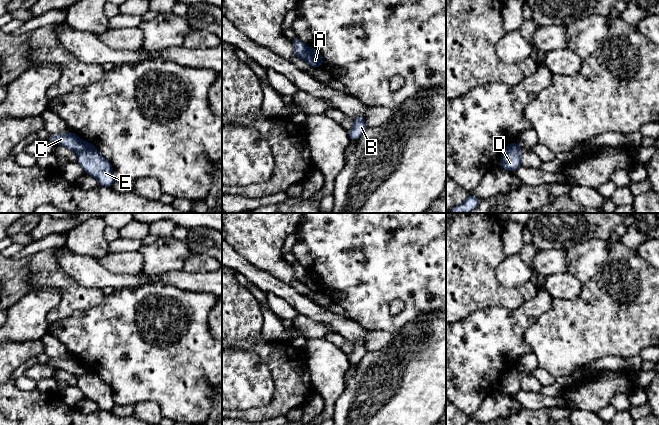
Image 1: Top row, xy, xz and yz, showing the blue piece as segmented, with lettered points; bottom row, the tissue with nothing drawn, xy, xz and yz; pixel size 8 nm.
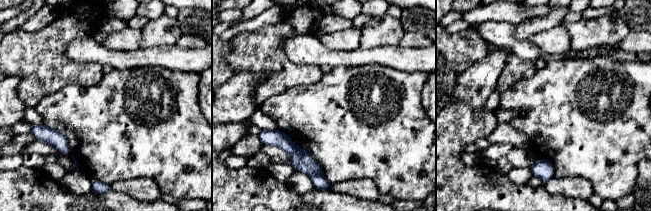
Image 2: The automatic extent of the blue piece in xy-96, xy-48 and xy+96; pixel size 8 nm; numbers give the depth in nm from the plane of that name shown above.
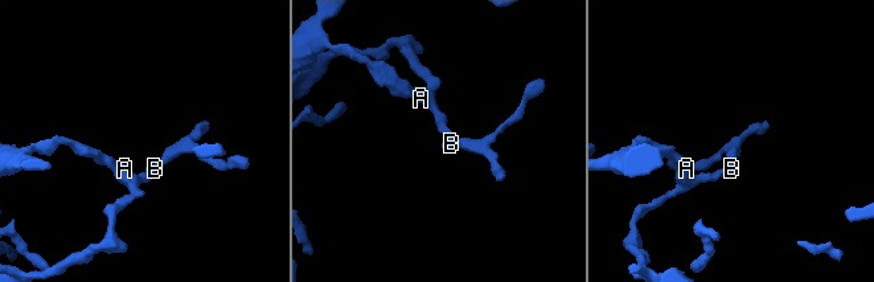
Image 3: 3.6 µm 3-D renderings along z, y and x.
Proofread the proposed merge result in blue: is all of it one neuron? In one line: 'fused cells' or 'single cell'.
fused cells

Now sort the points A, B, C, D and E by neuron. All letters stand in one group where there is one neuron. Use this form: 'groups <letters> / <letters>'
groups A B D E / C

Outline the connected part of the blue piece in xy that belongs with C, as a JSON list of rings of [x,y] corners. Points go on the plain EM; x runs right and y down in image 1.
[[[72,356],[59,359],[48,358],[48,364],[55,368],[71,373],[77,377],[82,375],[87,368],[86,365],[82,365],[75,357]]]

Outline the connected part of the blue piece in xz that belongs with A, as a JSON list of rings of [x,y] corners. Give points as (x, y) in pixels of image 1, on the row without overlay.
[[[306,271],[306,286],[310,291],[323,291],[323,283],[320,277],[313,271]]]

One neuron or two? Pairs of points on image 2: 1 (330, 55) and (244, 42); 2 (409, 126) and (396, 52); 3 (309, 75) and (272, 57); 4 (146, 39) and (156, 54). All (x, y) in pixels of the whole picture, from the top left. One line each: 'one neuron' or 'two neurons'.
1: two neurons
2: two neurons
3: one neuron
4: two neurons

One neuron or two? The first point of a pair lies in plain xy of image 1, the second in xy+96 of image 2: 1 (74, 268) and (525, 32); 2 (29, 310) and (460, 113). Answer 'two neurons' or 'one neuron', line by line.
1: two neurons
2: two neurons

